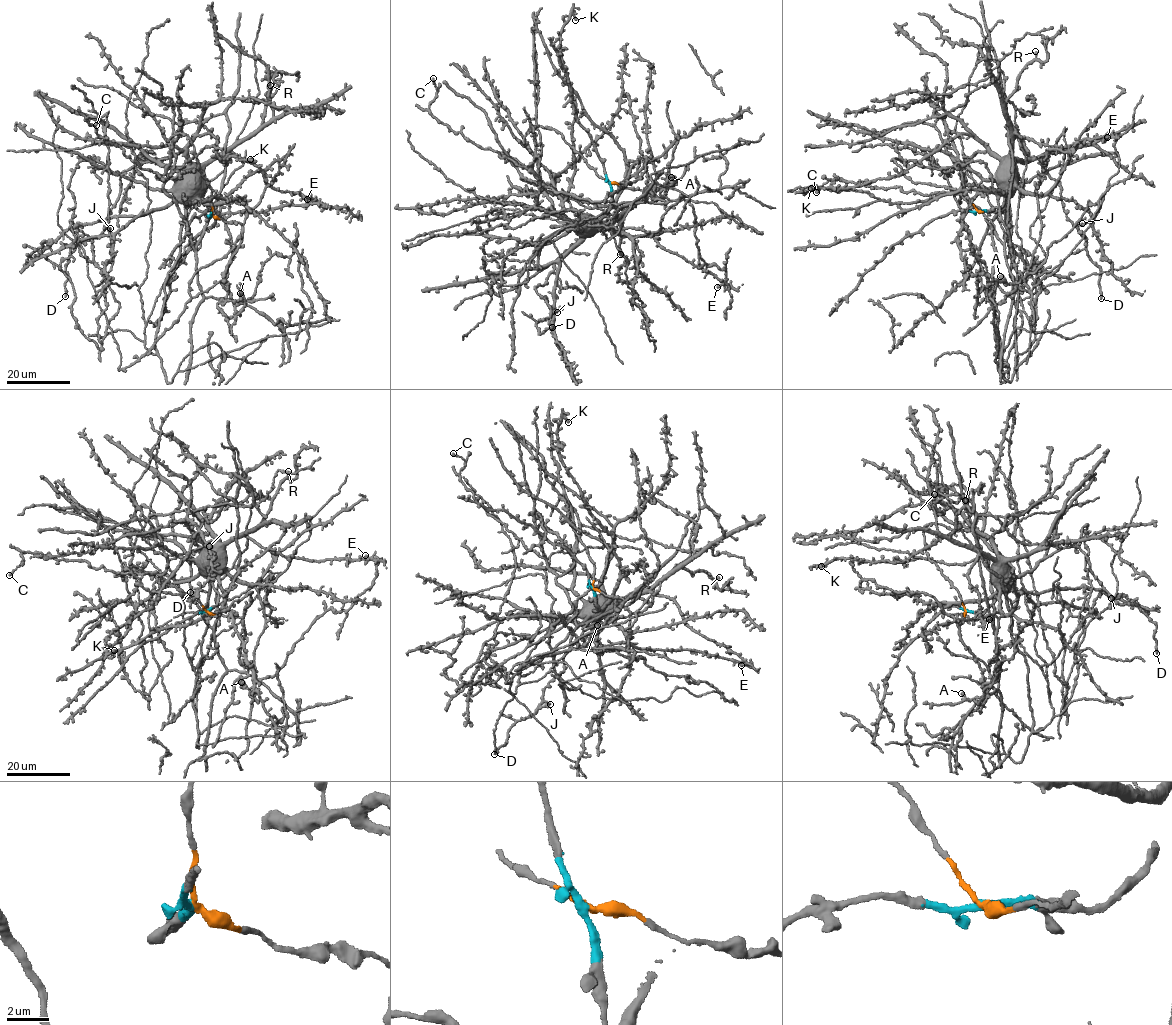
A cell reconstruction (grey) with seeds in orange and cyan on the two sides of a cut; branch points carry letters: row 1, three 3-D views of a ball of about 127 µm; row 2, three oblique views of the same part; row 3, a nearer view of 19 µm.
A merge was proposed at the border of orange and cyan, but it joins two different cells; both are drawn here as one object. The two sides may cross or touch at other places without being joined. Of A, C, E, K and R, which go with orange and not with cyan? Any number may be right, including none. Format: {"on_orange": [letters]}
{"on_orange": ["A", "C"]}

